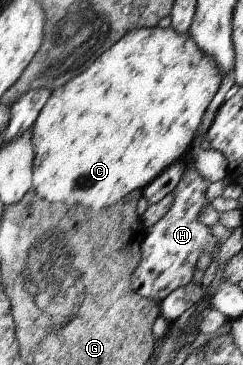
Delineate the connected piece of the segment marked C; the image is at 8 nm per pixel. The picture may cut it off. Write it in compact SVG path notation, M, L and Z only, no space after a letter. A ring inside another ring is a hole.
M156 26L128 31L115 45L106 49L98 58L93 59L88 68L79 71L79 75L52 91L51 97L49 97L33 124L36 152L32 169L31 190L36 191L36 194L39 194L43 199L56 204L67 202L70 206L87 205L87 207L101 210L121 201L129 192L144 189L162 171L165 171L172 163L183 160L189 153L190 147L196 139L197 128L203 121L203 115L205 115L209 103L213 101L215 93L219 91L221 81L222 77L217 62L199 49L190 31L182 34L175 31L171 26L167 28Z

